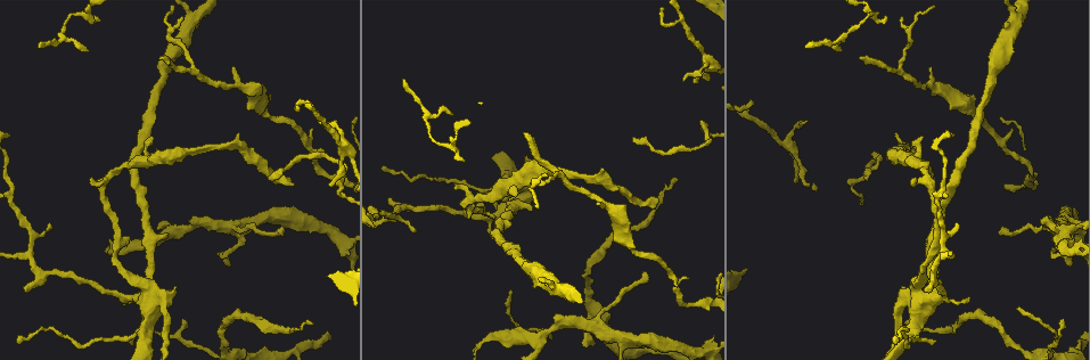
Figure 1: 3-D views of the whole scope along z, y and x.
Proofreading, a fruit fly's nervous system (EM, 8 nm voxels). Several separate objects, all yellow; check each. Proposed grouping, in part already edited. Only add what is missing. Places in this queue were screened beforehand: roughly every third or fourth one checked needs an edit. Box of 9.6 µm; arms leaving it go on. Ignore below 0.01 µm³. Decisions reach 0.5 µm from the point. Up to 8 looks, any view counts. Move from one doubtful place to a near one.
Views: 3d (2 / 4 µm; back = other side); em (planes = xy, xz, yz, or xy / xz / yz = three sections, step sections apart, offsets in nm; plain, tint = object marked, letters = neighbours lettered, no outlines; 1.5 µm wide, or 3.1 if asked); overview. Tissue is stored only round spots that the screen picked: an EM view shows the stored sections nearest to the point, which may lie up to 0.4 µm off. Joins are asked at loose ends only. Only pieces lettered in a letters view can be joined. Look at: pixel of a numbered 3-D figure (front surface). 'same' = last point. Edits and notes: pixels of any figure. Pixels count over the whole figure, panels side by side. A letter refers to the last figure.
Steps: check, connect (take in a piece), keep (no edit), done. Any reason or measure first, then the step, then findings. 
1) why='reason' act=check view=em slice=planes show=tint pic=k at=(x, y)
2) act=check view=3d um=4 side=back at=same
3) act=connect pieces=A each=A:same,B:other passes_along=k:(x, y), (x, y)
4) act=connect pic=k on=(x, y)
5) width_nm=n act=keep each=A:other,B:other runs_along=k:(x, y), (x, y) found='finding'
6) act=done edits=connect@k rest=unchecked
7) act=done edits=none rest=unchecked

why='free end' act=check view=em slice=planes show=letters pic=1 at=(866, 181)

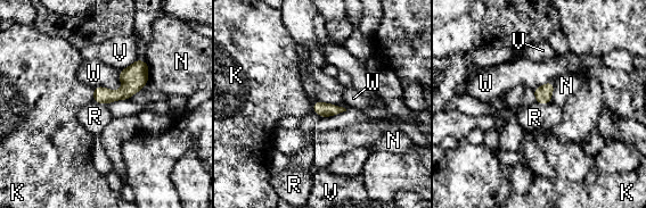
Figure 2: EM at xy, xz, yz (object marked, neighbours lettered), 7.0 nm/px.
width_nm=100 act=keep each=K:other,N:other,R:other,V:other,W:other border=2:(317, 100), (312, 109), (320, 117) found='none of them fits'

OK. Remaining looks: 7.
why='branch stops here' act=check view=3d um=2 side=back pic=1 at=(698, 81)

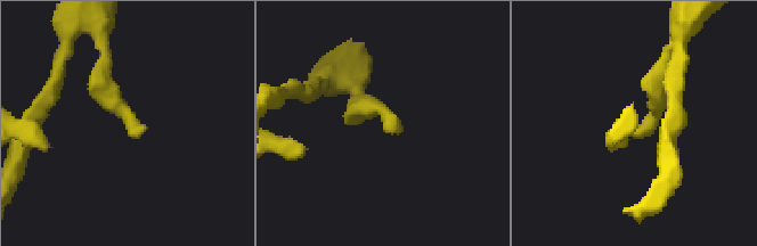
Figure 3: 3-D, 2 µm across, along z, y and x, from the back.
act=check view=em slice=planes show=plain pic=3 at=(389, 131)

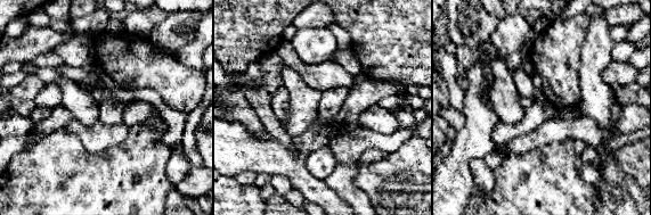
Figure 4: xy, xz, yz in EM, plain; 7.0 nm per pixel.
act=check view=em slice=planes show=letters at=same

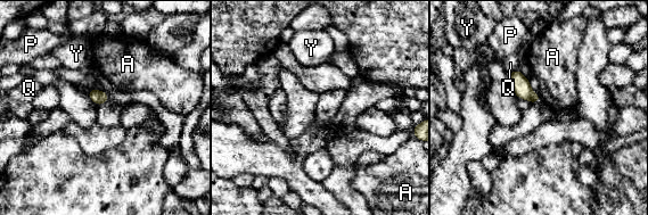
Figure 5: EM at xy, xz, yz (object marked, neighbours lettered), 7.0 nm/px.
act=keep each=A:other,P:other,Q:other,Y:other found='none of them fits'

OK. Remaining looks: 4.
act=check view=3d um=2 pic=1 at=(860, 56)

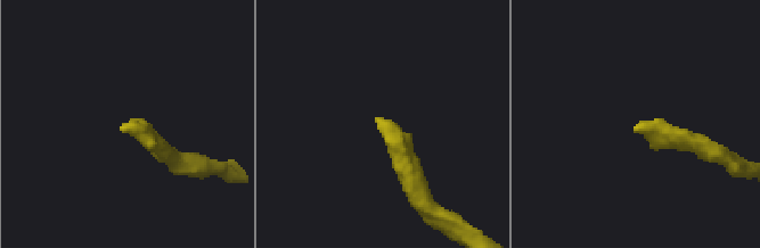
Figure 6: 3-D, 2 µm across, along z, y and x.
act=check view=em slice=planes show=letters pic=6 at=(122, 129)

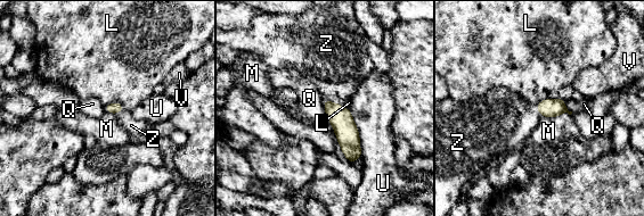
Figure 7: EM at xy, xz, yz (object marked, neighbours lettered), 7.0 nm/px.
act=connect pic=7 on=(337, 68) each=L:other,M:other,Q:other,U:other,V:other,Z:same passes_along=7:(347, 133), (335, 104), (337, 68) found='the neuron continues'

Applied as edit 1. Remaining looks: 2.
act=done edits=connect@7 rest=unchecked

